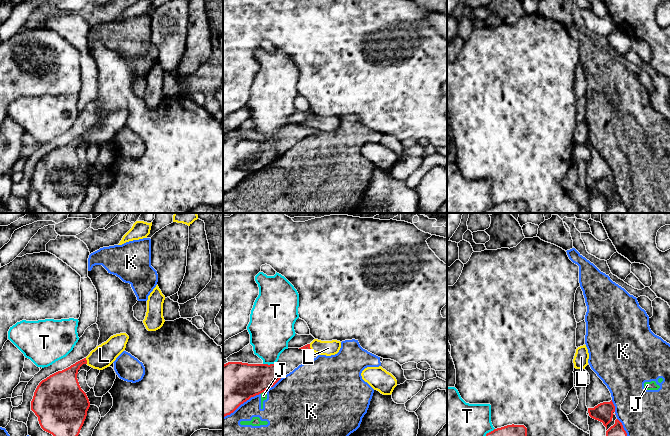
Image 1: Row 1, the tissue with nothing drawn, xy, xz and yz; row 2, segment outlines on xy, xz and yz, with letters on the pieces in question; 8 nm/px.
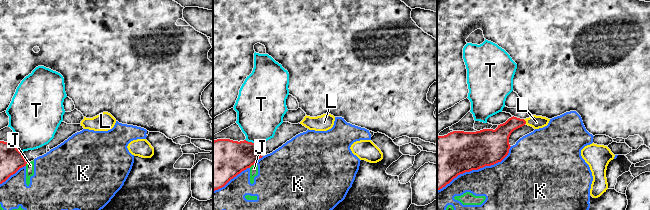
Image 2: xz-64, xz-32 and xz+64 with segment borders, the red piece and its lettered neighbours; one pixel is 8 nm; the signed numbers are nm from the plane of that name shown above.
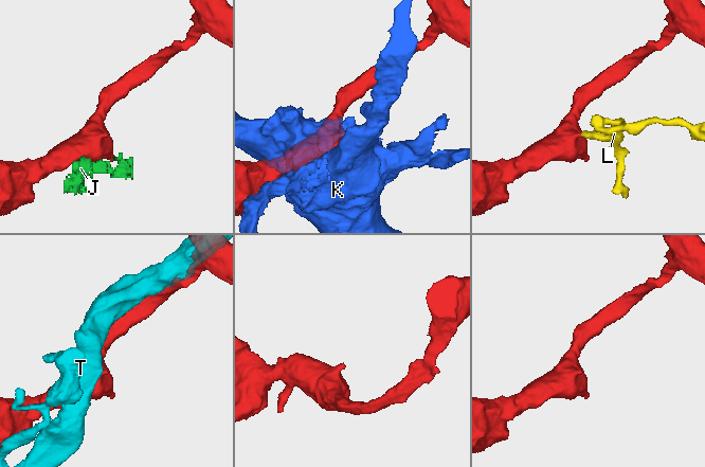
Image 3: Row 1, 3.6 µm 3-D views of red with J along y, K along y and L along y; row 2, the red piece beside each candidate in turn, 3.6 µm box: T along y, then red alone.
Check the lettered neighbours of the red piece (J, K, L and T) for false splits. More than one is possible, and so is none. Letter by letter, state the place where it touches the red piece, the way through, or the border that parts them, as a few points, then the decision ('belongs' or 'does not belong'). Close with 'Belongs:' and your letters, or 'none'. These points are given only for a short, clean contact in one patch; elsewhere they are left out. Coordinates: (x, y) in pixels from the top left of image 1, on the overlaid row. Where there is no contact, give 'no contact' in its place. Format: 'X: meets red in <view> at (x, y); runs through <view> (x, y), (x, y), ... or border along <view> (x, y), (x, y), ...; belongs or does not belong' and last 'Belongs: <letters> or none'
J: meets red in xz at (263, 391); does not belong
K: meets red in xz at (241, 403); does not belong
L: meets red in xy at (86, 361); runs through xy (64, 383), (86, 361), (94, 360), (104, 355); belongs
T: meets red in xz at (270, 364); does not belong
Belongs: L

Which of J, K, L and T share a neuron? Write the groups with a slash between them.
J K / L / T

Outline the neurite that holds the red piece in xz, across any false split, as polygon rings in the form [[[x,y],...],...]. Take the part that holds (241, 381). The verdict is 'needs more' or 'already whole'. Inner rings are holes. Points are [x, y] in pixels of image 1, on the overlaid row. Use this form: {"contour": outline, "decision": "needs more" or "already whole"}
{"contour": [[[228,362],[223,365],[223,417],[251,397],[273,387],[281,377],[276,364]]], "decision": "already whole"}

